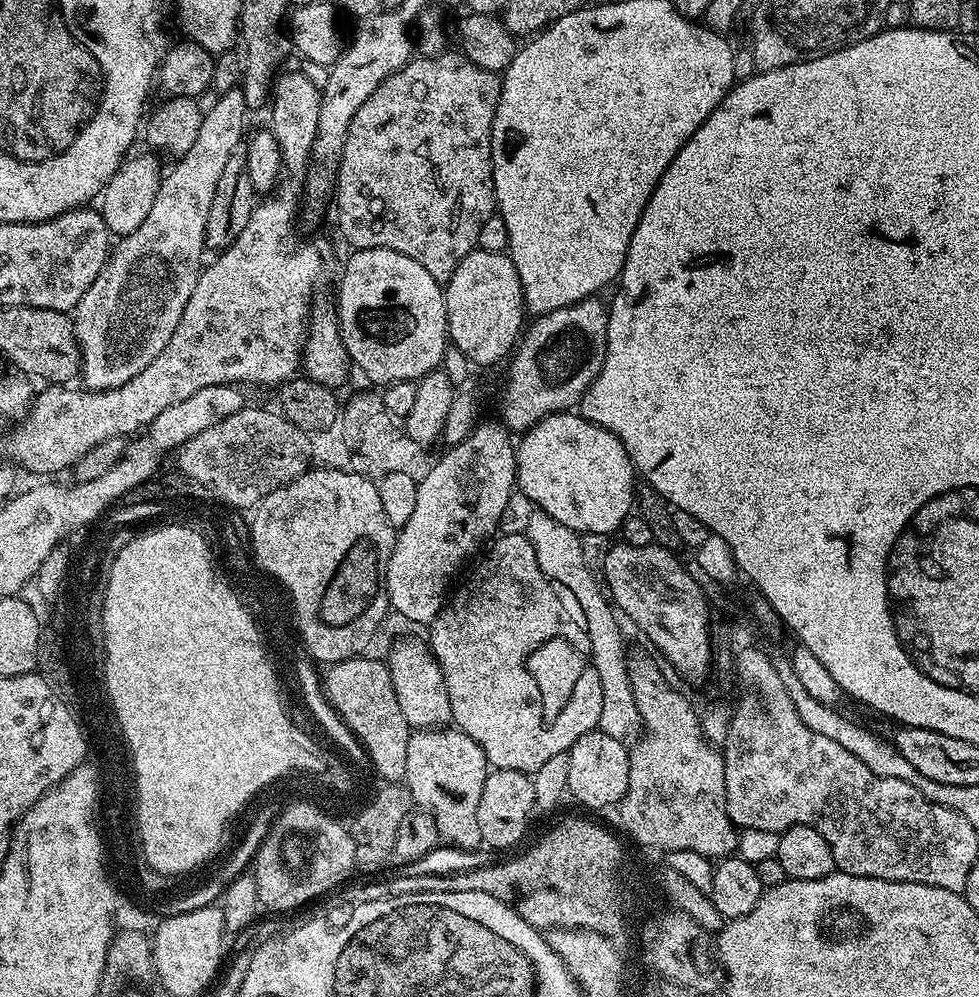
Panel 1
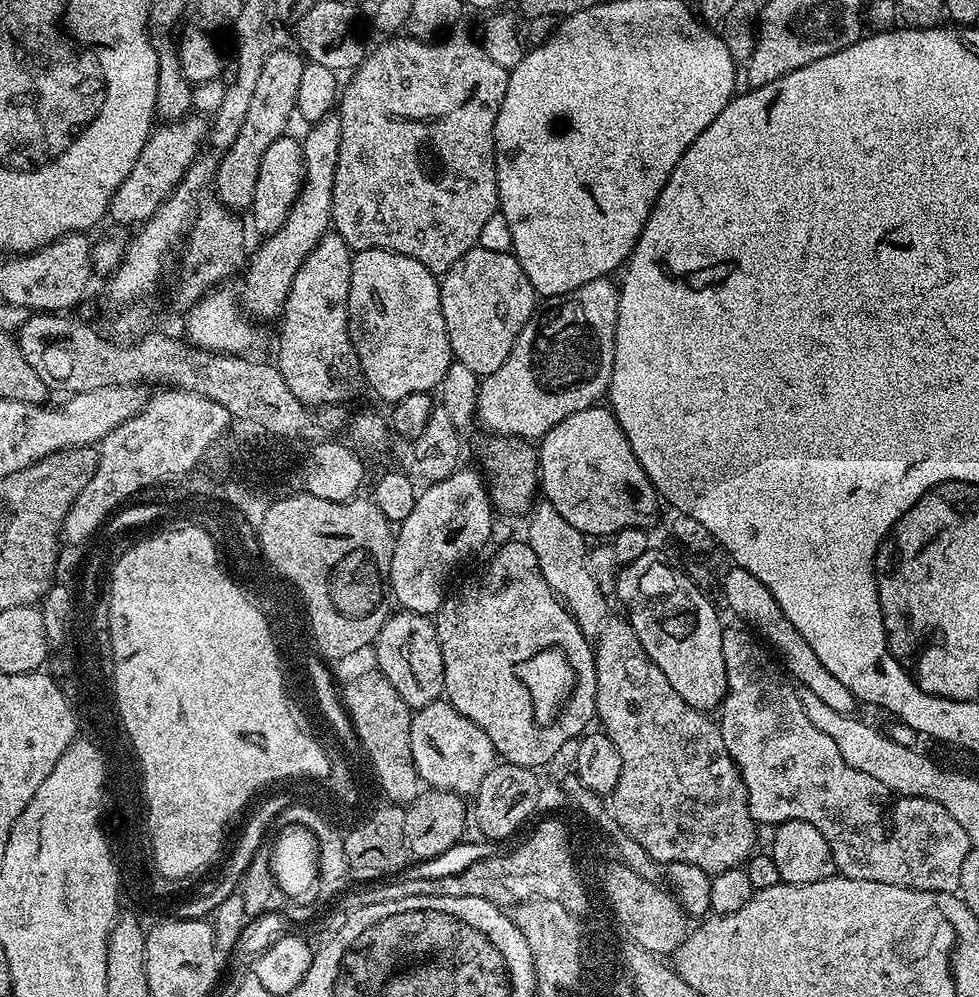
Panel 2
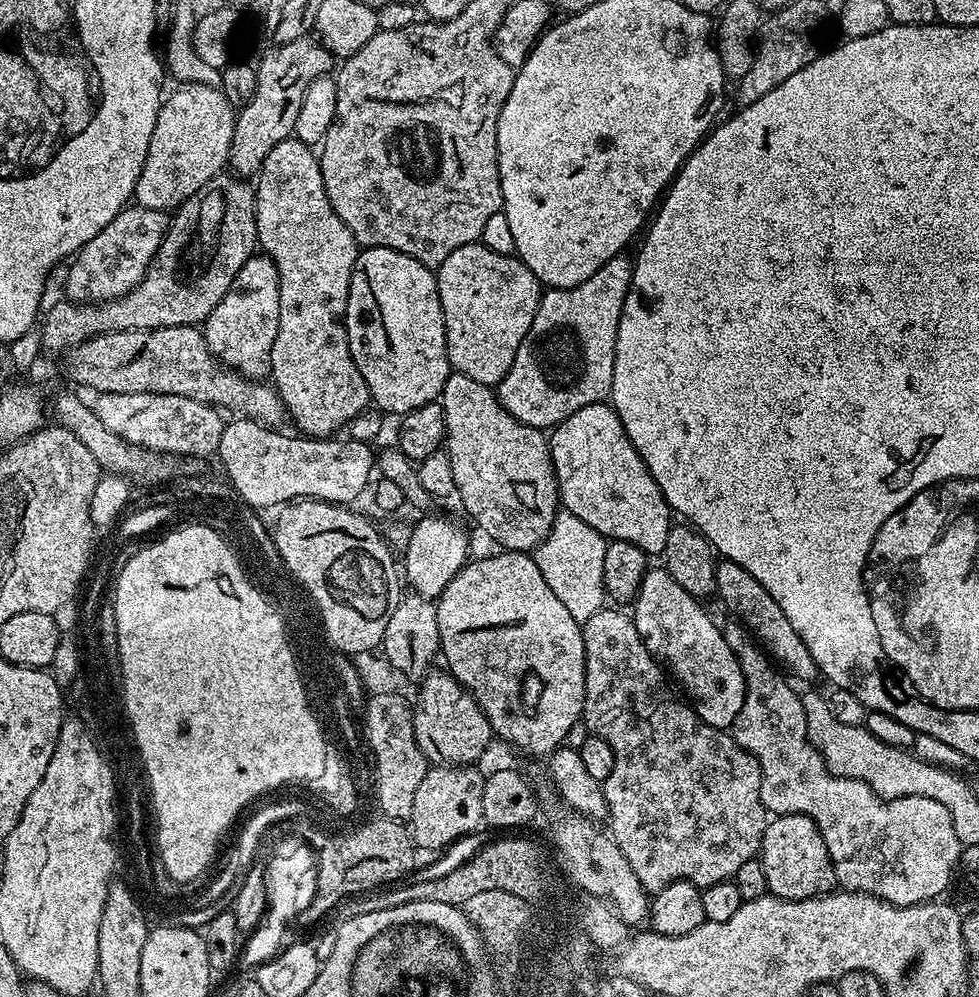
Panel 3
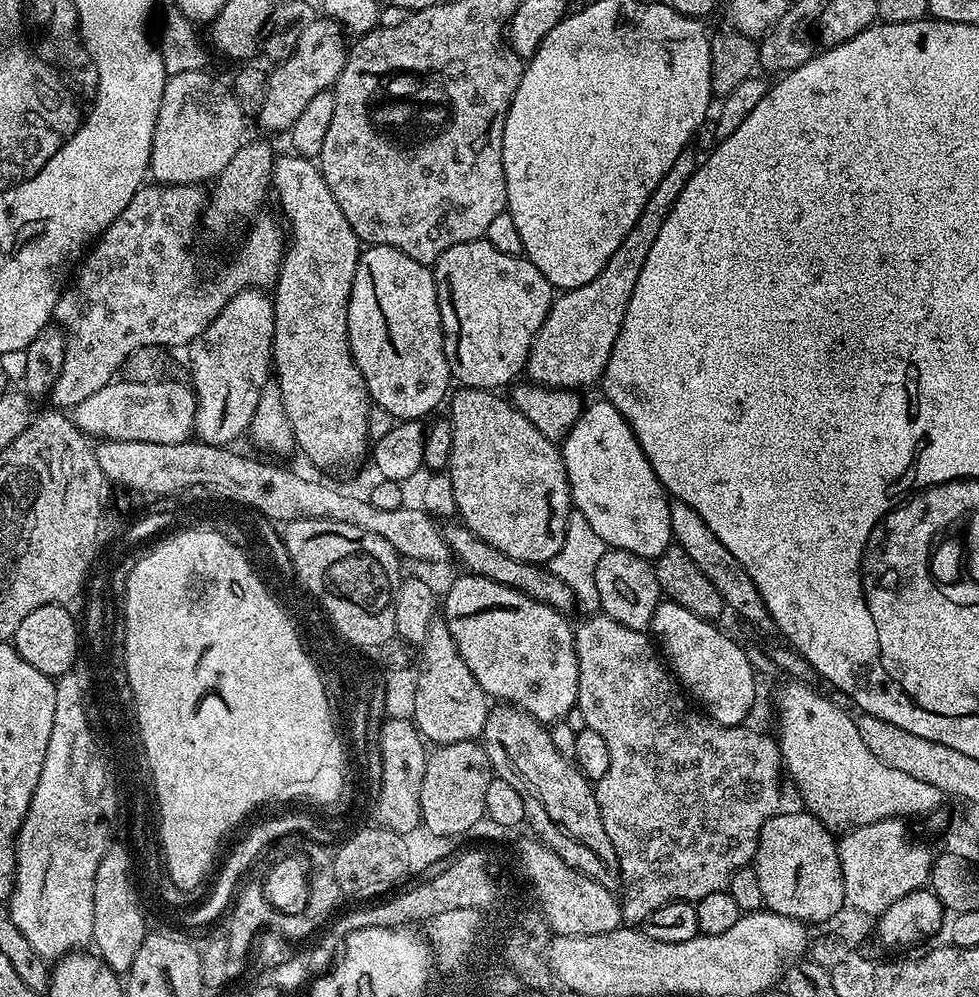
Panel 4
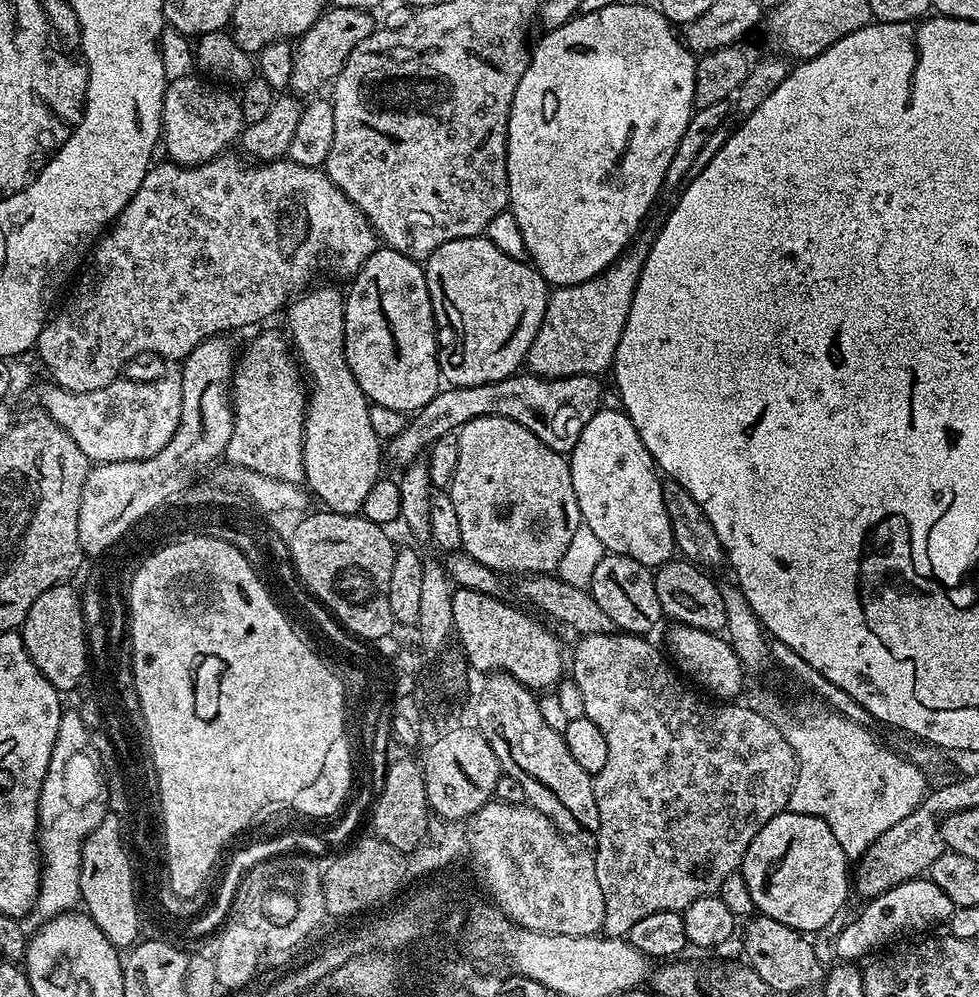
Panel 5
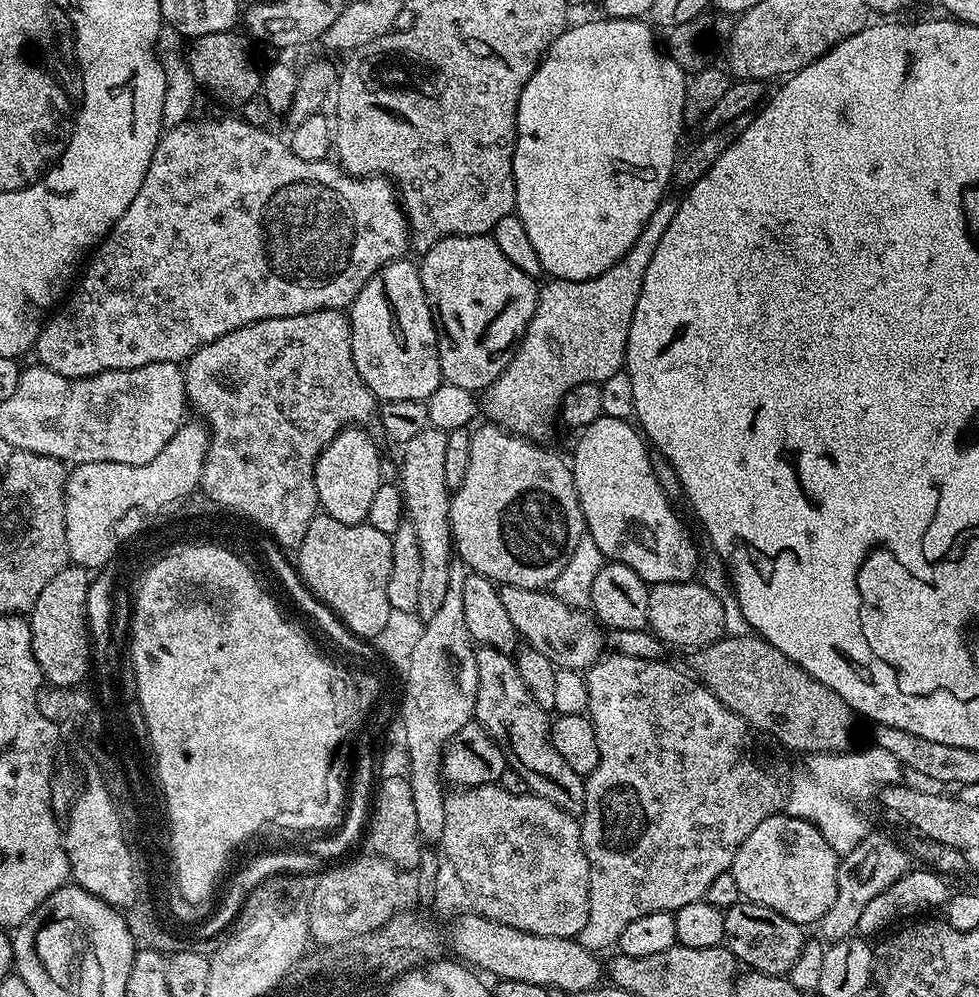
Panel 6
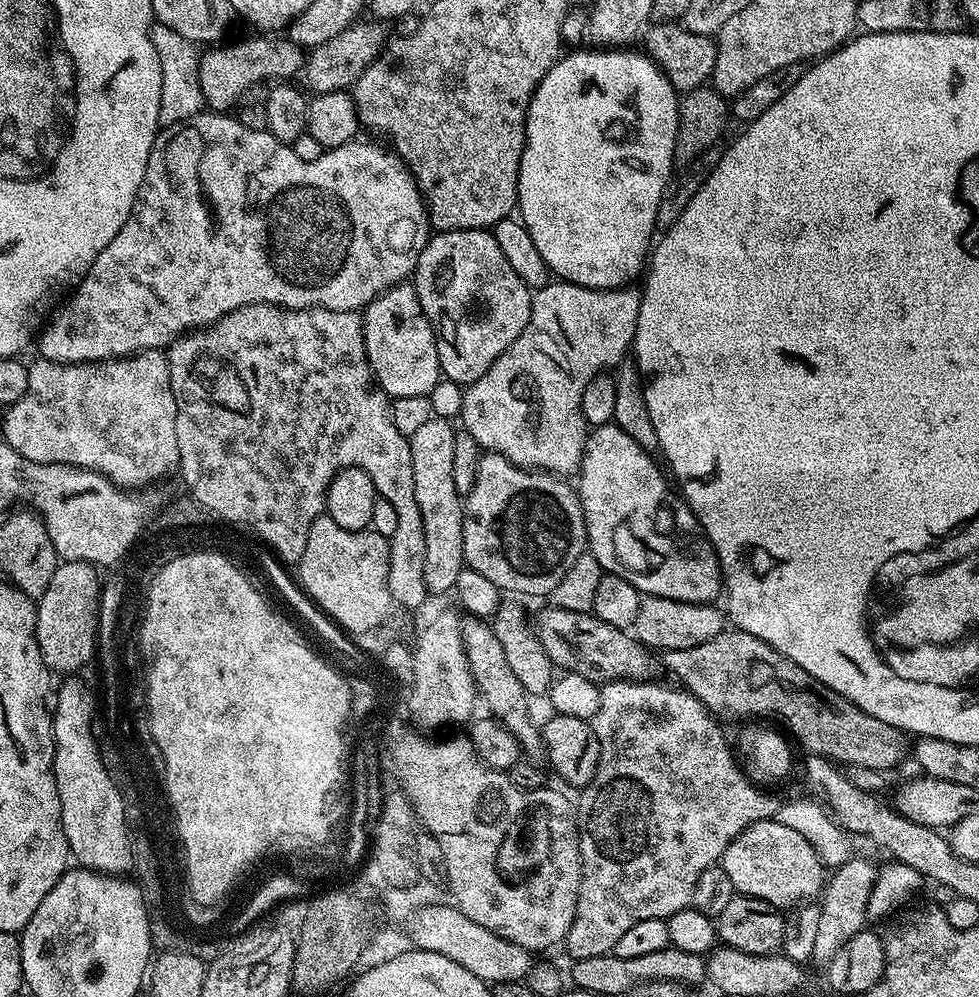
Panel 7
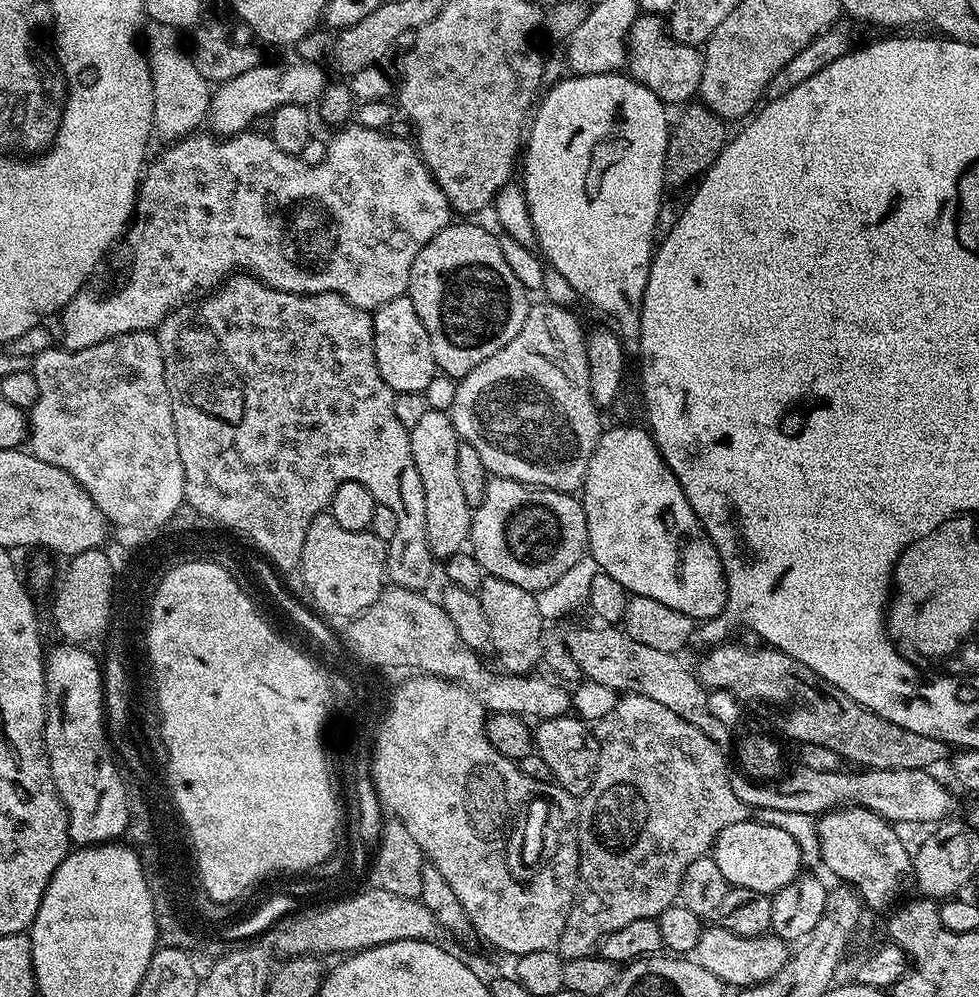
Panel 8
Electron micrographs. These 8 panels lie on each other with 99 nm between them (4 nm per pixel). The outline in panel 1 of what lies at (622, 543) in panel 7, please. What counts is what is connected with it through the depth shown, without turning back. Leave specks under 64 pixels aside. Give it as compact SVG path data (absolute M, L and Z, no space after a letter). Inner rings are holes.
M569 410L545 416L533 428L523 433L519 440L515 449L515 483L519 491L520 488L524 491L526 499L536 503L533 505L539 511L550 514L550 518L558 518L562 526L570 526L570 530L578 534L593 532L596 536L604 536L607 532L615 533L621 522L633 511L638 473L633 468L632 460L626 454L622 442L612 432Z

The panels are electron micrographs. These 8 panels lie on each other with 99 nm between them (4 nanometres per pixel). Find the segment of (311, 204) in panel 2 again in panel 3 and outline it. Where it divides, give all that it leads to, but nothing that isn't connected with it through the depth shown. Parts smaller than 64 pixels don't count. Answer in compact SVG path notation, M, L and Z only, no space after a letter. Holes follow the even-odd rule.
M253 254L238 270L228 293L202 323L208 349L221 364L253 378L264 378L271 373L270 350L274 350L280 317L279 289L280 275L276 262L267 254Z

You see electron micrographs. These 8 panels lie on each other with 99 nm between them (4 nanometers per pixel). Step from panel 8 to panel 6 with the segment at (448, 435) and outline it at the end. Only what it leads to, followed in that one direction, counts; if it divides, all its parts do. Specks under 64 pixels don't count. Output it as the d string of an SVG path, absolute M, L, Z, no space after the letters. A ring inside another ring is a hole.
M429 430L416 435L409 440L403 449L404 457L400 460L400 477L398 483L400 493L404 496L407 523L414 526L414 534L418 534L418 546L422 550L422 574L420 575L420 590L418 590L418 606L415 613L421 618L433 616L446 599L448 585L448 567L454 559L454 545L448 527L448 506L450 493L446 486L446 438L447 431Z

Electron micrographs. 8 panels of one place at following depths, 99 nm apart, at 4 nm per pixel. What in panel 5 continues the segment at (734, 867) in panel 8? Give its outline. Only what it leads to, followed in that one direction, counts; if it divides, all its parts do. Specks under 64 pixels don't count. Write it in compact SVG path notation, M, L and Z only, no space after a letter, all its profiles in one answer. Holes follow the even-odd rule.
M785 810L770 818L770 822L754 834L754 842L750 842L738 871L746 878L750 898L754 898L759 915L774 918L774 922L782 922L805 934L822 931L843 910L848 892L850 896L850 857L838 846L838 838L834 838L830 826L826 826L822 818L810 814Z

